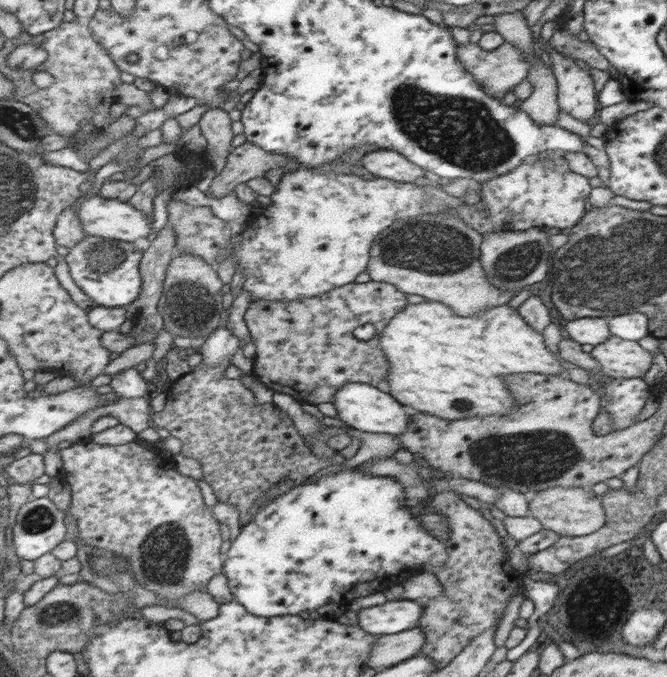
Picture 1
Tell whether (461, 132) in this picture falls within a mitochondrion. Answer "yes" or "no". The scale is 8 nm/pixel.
yes

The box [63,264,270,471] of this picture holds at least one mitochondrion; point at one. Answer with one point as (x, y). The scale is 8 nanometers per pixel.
(182, 302)

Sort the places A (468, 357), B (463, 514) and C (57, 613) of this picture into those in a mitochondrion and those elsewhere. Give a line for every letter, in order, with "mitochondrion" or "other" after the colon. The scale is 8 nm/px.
A: other
B: other
C: mitochondrion

